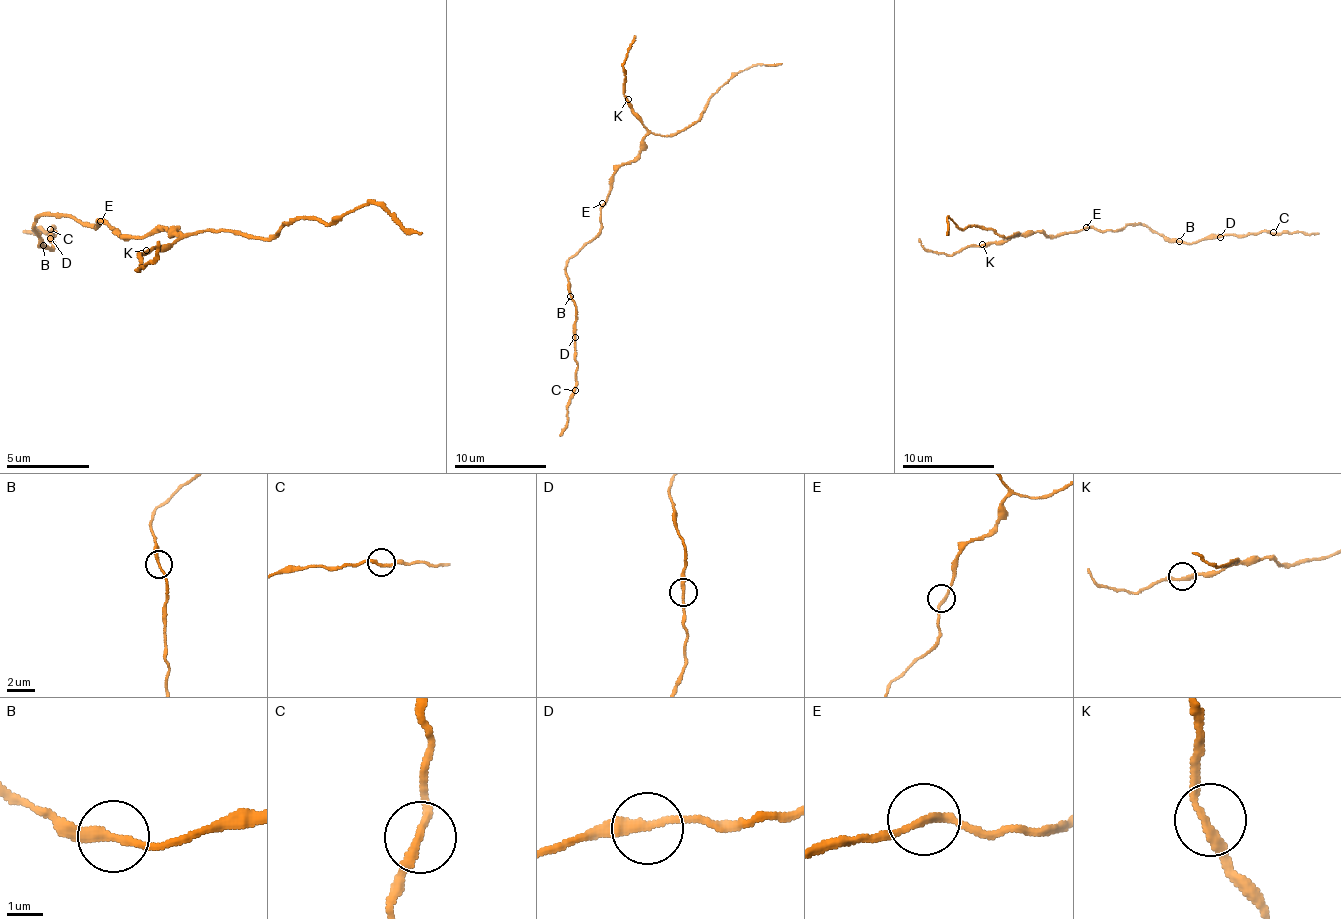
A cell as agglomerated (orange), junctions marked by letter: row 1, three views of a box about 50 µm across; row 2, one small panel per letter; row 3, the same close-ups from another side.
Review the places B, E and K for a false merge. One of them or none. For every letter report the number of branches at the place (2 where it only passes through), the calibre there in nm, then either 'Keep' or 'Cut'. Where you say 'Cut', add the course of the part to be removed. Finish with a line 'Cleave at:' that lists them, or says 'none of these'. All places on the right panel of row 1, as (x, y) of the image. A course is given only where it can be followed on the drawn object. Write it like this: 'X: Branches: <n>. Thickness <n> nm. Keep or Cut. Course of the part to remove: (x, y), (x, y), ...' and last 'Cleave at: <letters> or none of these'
B: Branches: 2. Thickness 240 nm. Keep
E: Branches: 2. Thickness 190 nm. Keep
K: Branches: 2. Thickness 240 nm. Keep
Cleave at: none of these

